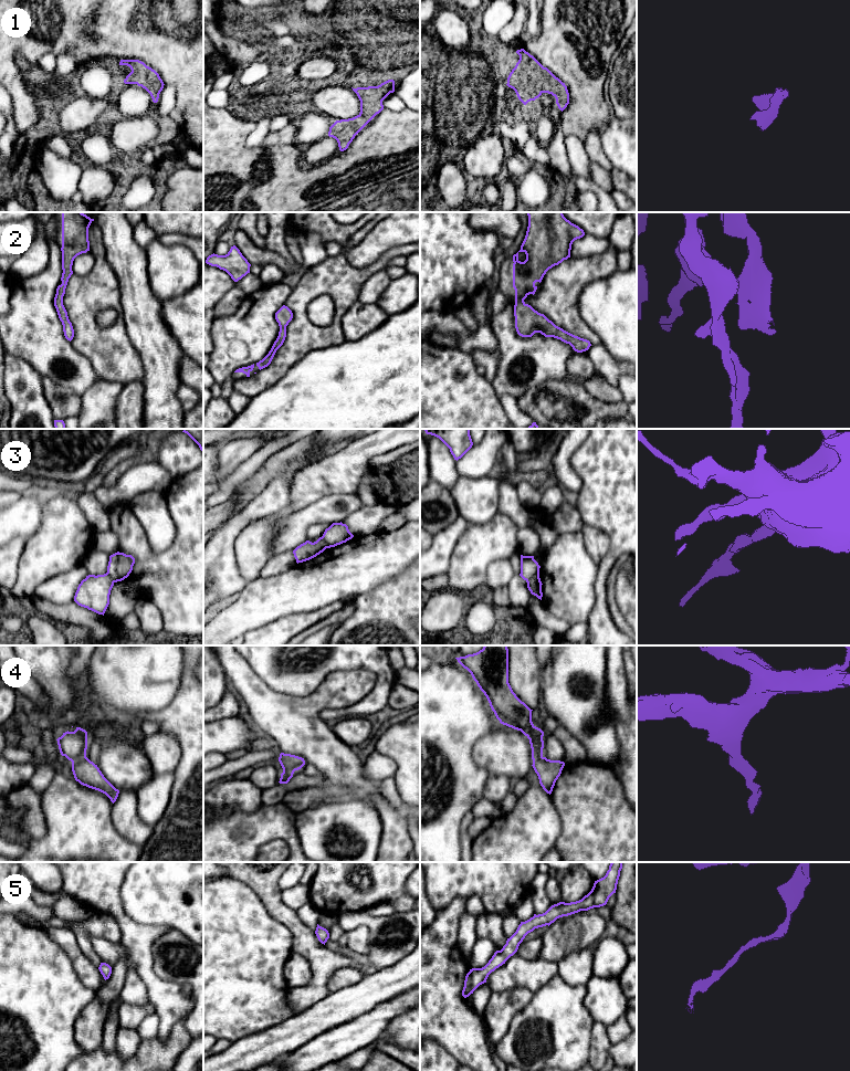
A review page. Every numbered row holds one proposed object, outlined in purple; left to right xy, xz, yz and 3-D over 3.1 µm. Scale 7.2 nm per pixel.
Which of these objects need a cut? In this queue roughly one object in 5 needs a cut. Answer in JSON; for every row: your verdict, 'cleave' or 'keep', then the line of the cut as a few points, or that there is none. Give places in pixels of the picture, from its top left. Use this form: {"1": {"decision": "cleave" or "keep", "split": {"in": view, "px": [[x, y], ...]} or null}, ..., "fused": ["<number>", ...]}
{"1": {"decision": "keep", "split": null}, "2": {"decision": "keep", "split": null}, "3": {"decision": "cleave", "split": {"in": "yz", "px": [[538, 573], [526, 581]]}}, "4": {"decision": "keep", "split": null}, "5": {"decision": "keep", "split": null}, "fused": ["3"]}

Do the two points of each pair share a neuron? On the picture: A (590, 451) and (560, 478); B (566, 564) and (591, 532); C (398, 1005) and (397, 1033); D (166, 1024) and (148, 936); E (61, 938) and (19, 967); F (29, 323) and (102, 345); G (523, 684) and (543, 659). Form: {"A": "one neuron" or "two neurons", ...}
{"A": "two neurons", "B": "two neurons", "C": "two neurons", "D": "one neuron", "E": "two neurons", "F": "two neurons", "G": "two neurons"}

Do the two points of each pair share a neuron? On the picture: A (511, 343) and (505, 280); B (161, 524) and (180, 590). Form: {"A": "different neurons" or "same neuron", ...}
{"A": "different neurons", "B": "different neurons"}

